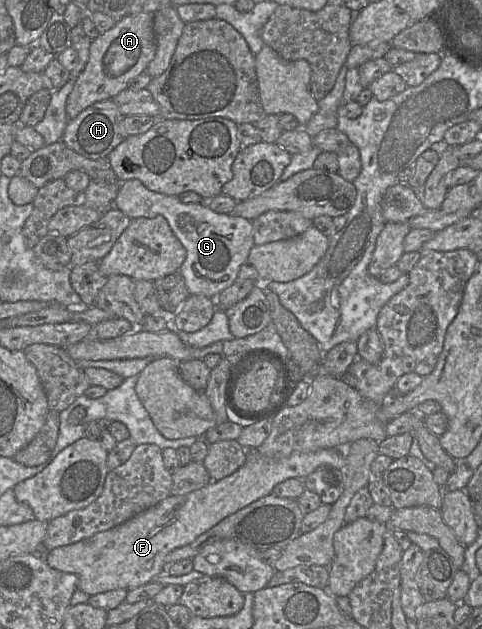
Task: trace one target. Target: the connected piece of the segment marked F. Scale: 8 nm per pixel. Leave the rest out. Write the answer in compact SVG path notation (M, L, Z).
M243 447L246 461L235 472L185 495L170 495L157 505L128 521L73 544L44 553L47 564L78 577L77 589L96 595L116 589L133 589L151 582L165 572L165 557L174 549L188 545L227 516L273 492L274 487L291 478L304 480L322 465L344 469L347 450L319 449L294 452L288 457L270 459L257 448Z

